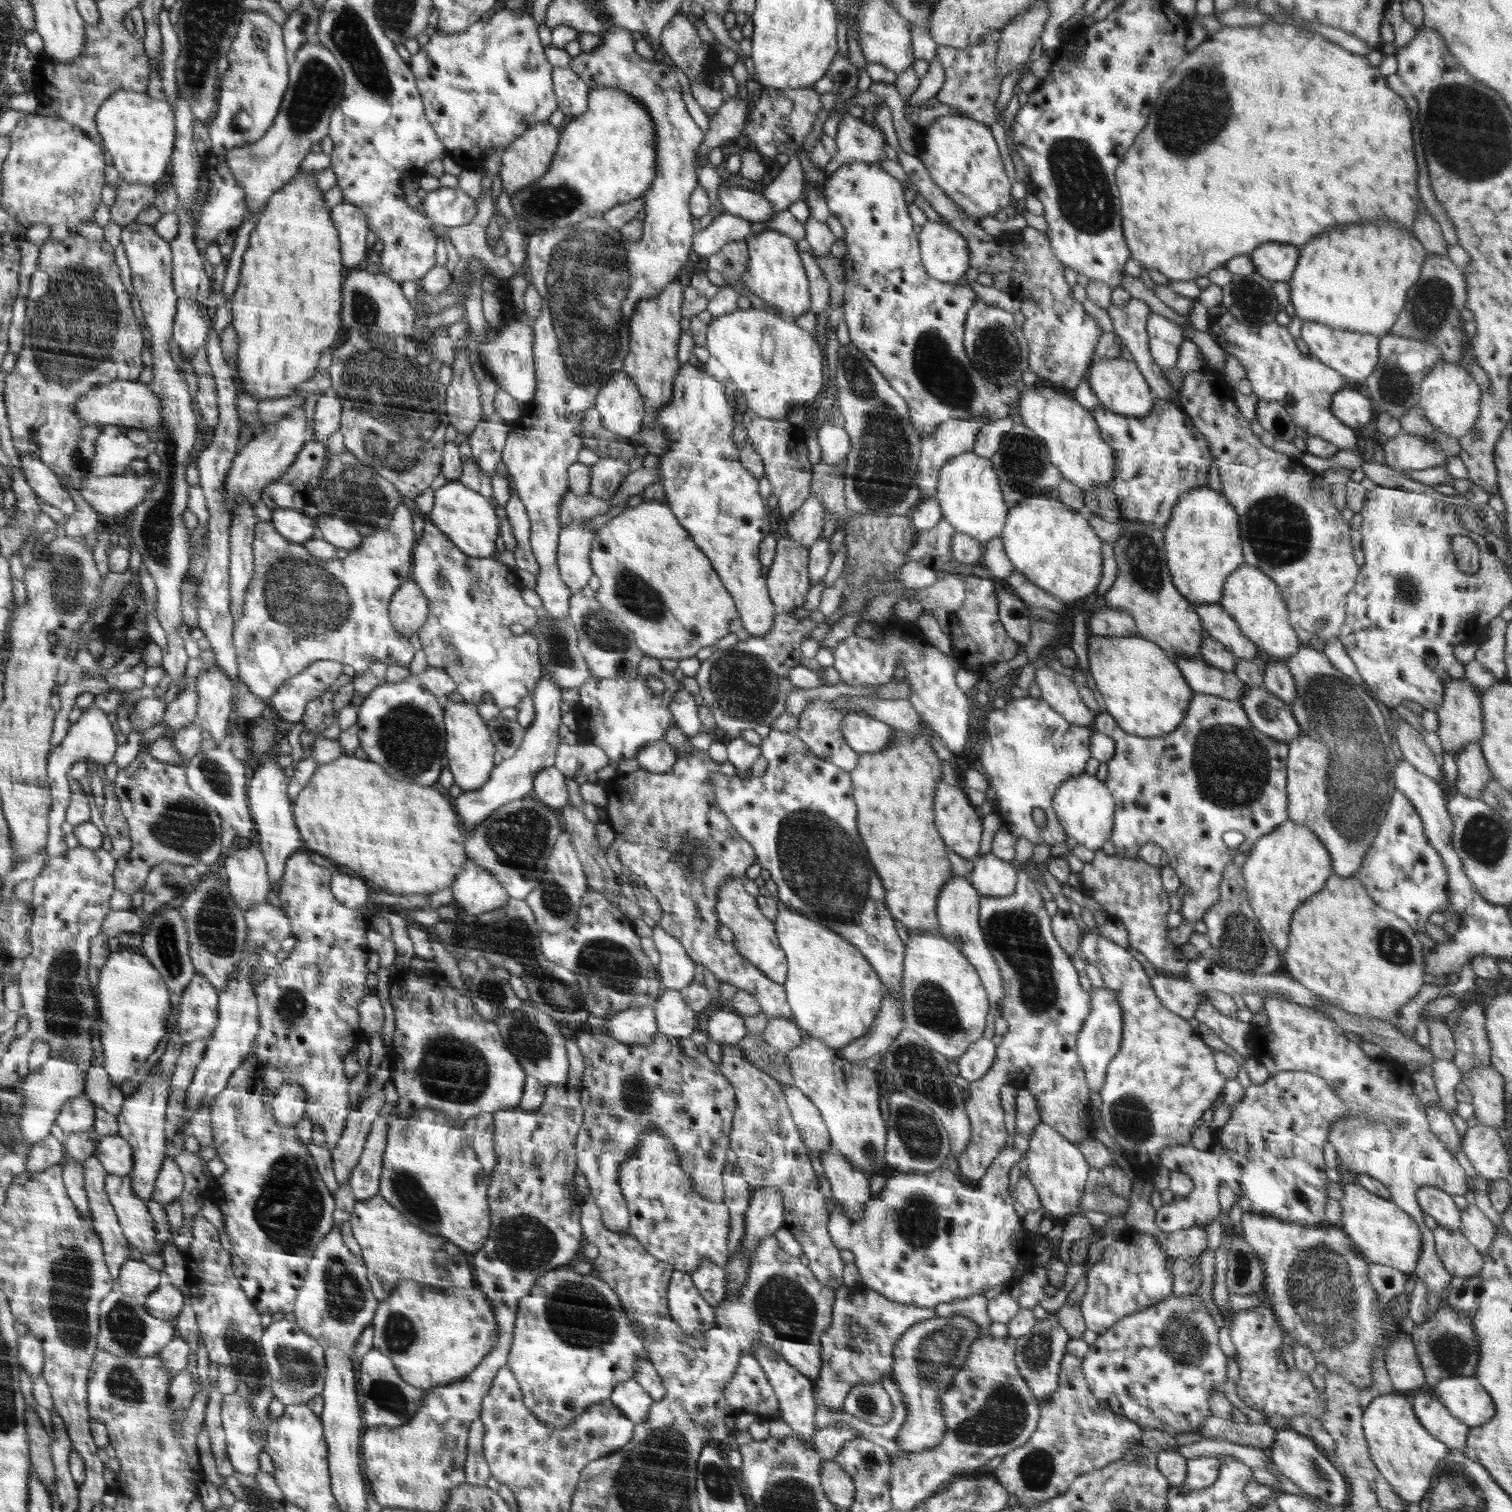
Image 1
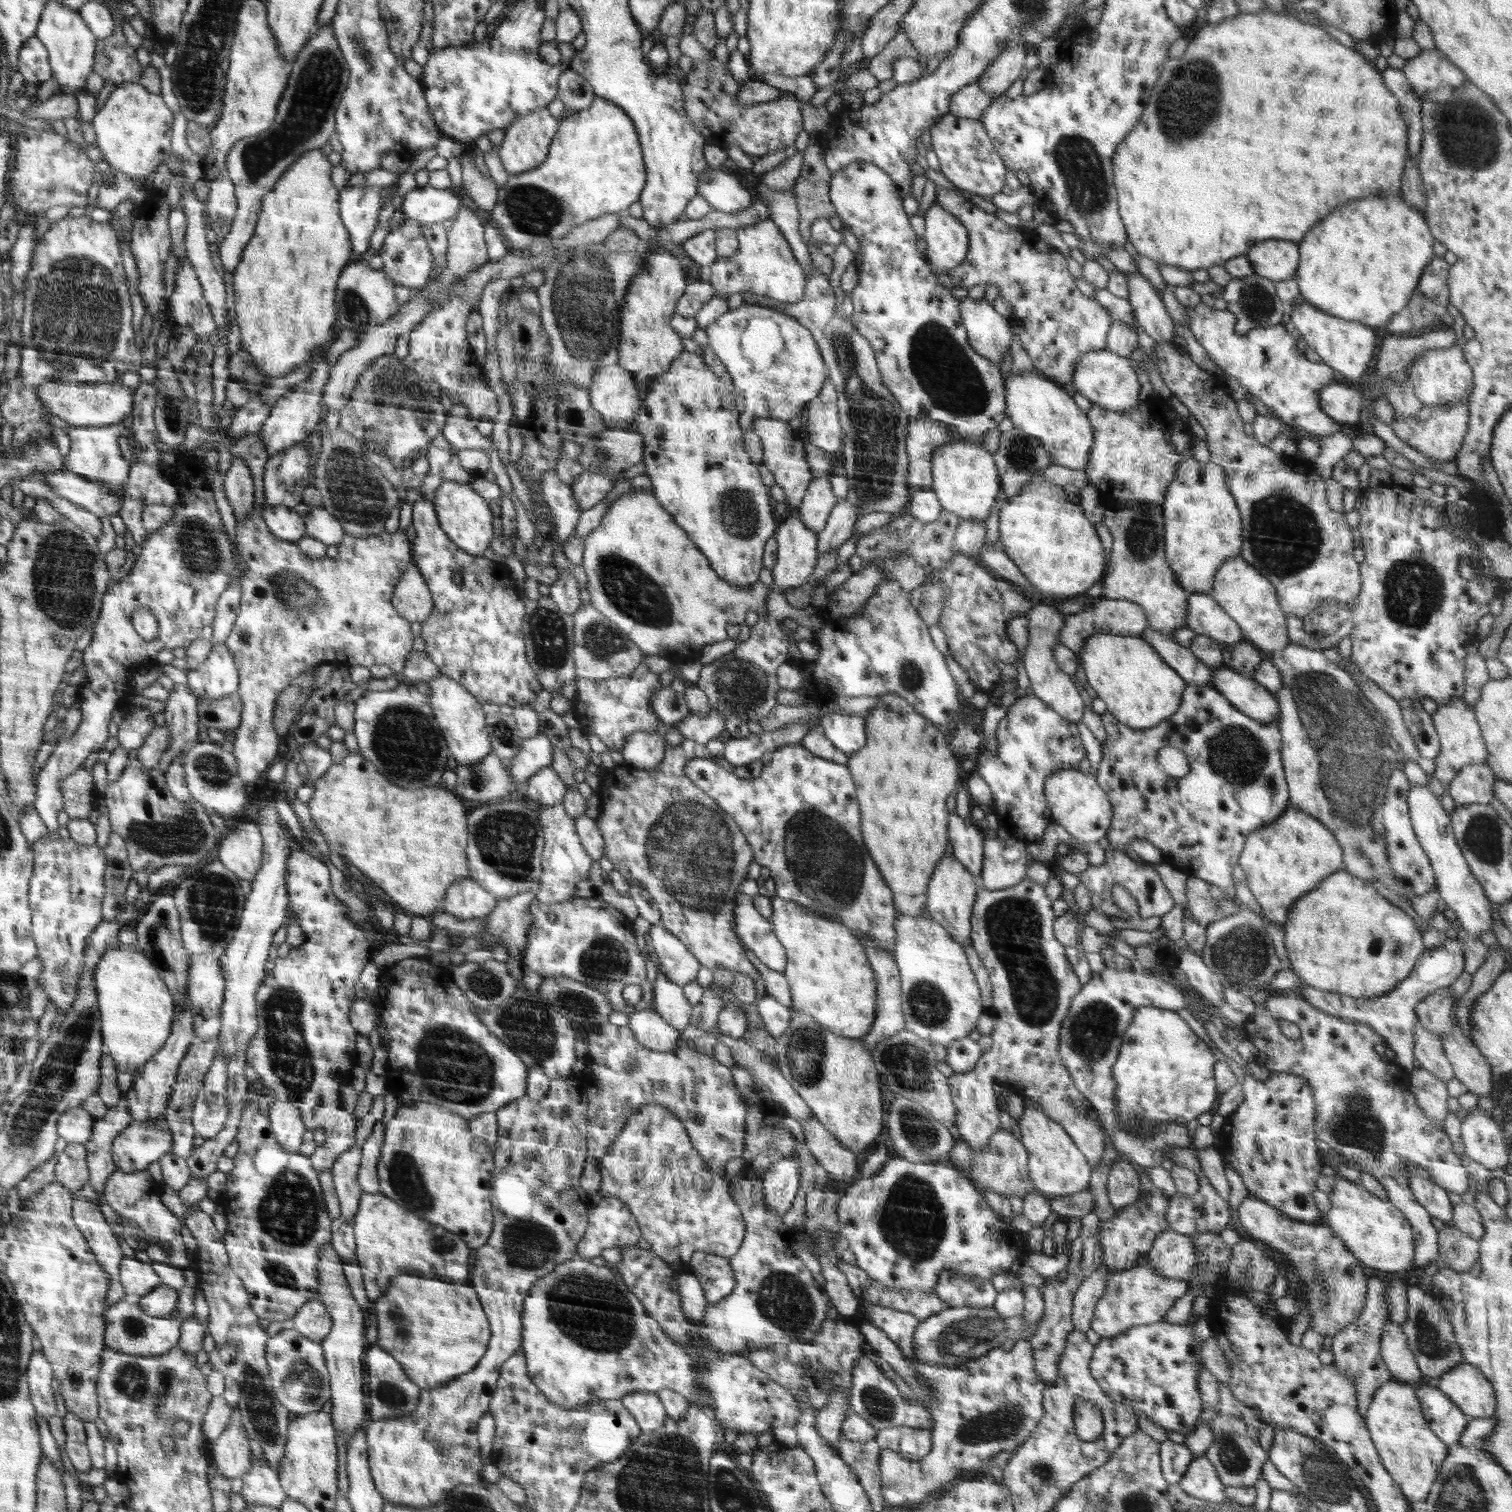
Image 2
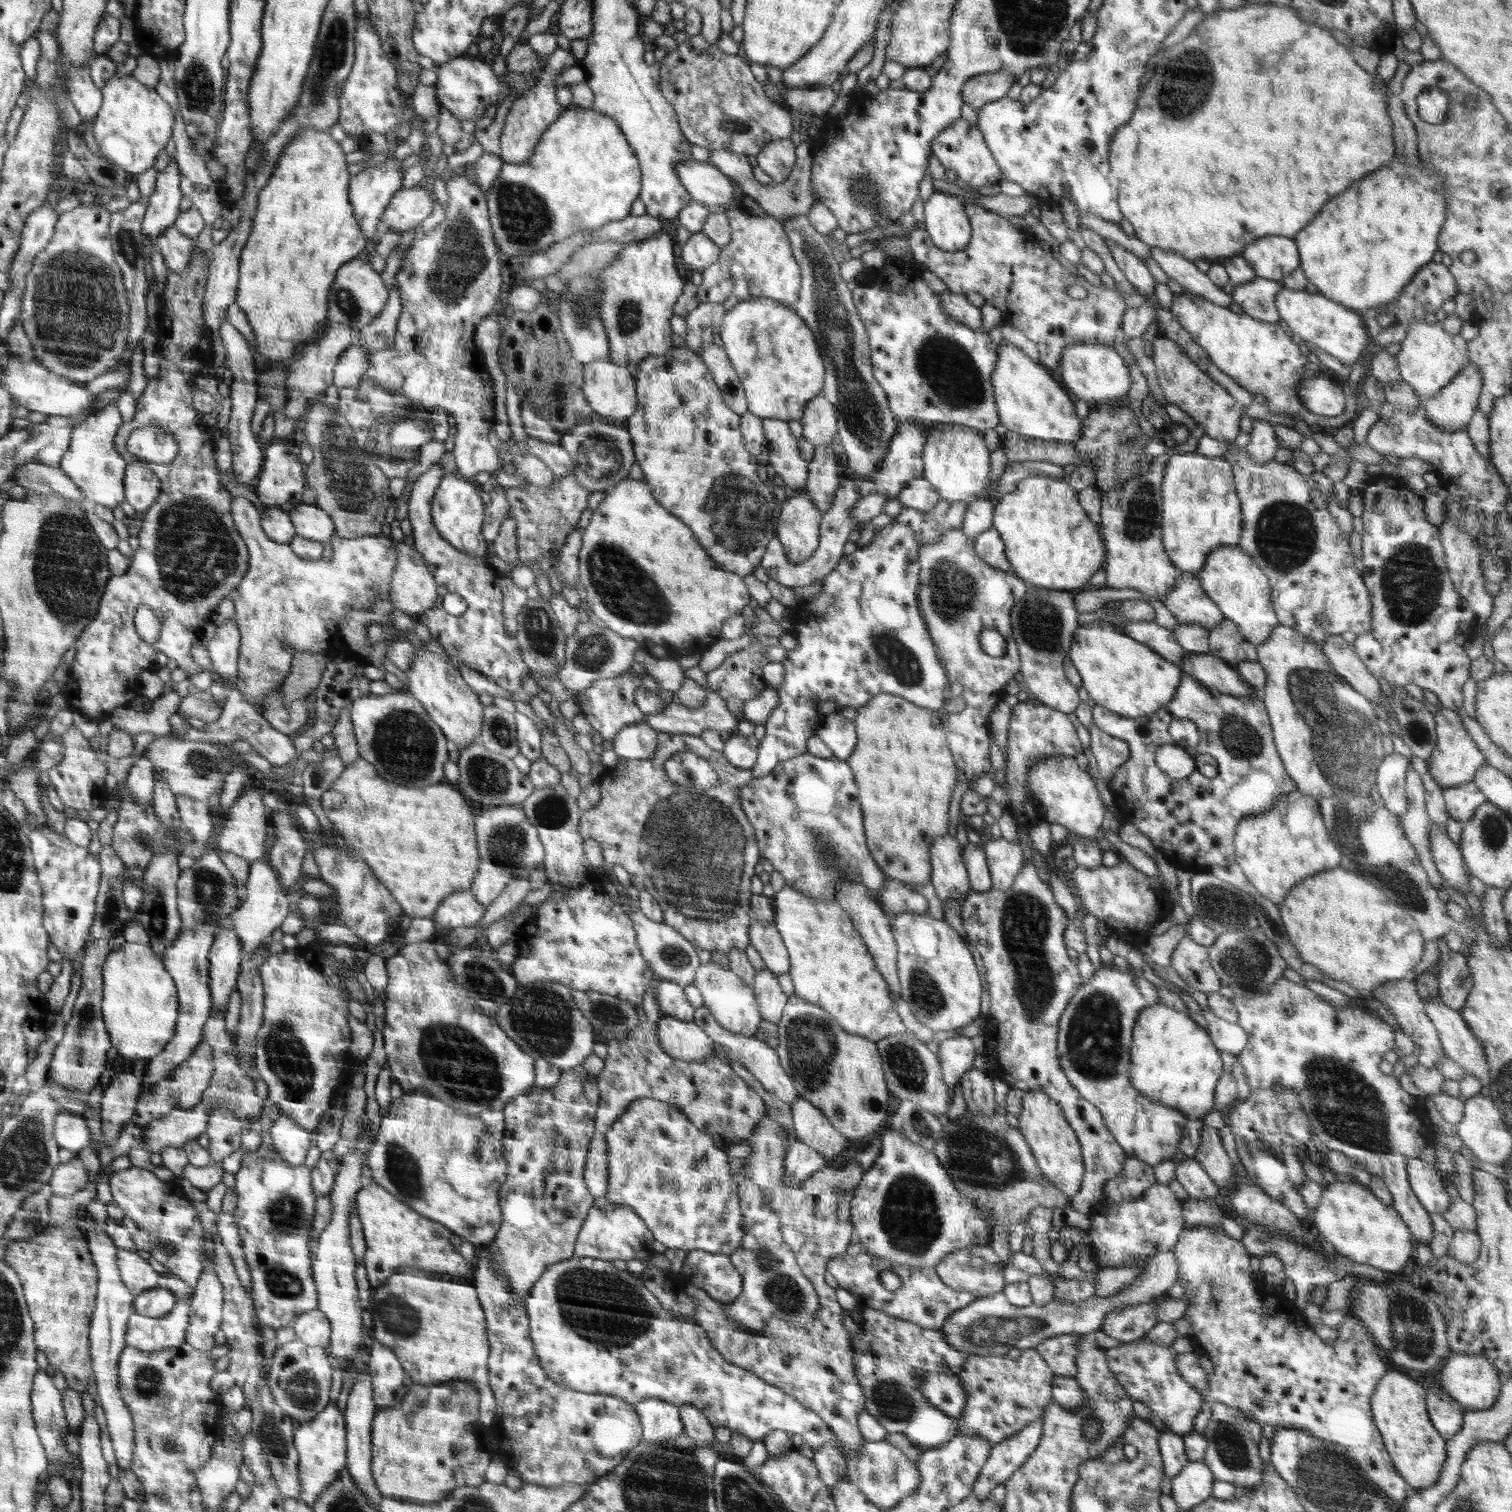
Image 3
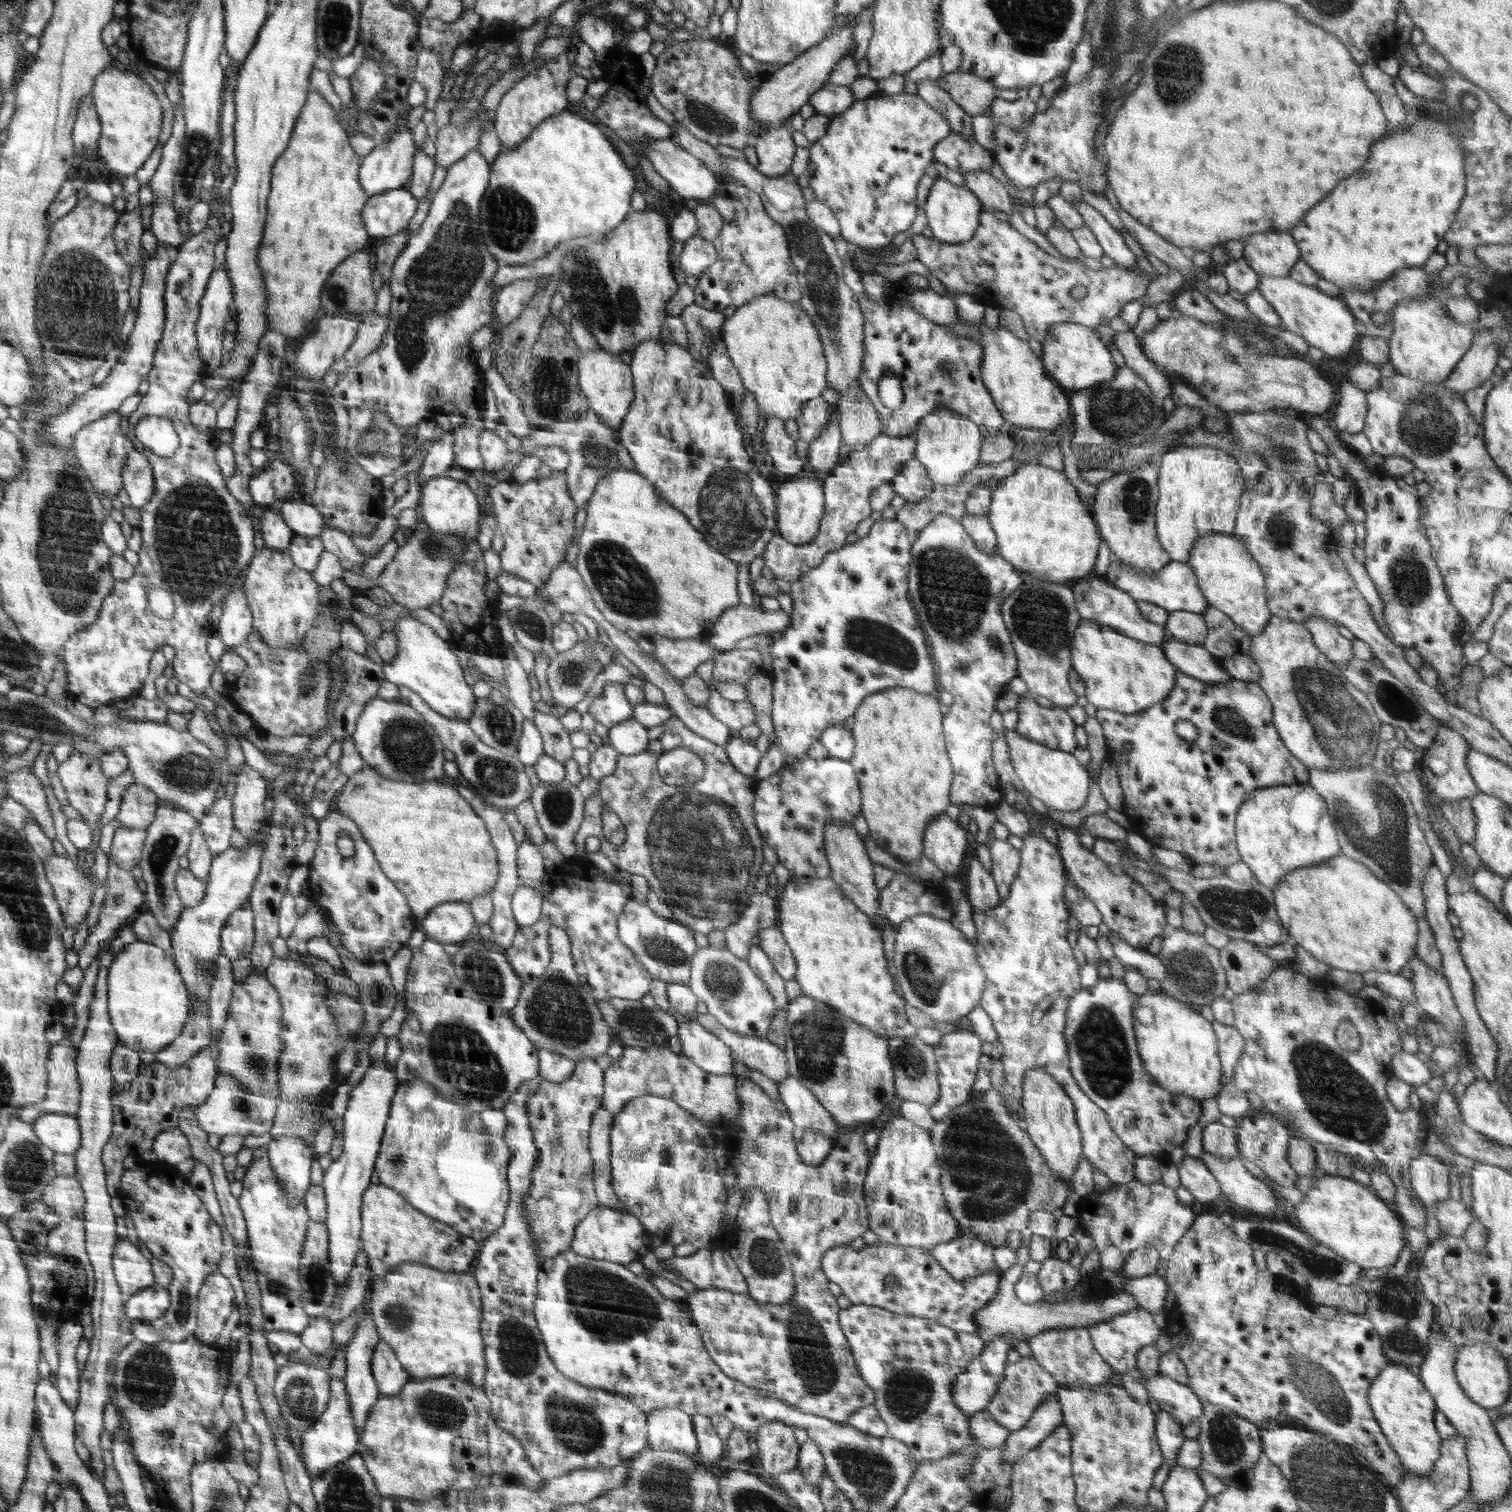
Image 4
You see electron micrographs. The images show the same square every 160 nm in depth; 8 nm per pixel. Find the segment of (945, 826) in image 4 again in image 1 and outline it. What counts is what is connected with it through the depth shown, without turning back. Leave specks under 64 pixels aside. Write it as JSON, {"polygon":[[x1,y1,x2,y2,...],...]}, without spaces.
{"polygon":[[951,873,951,877,945,882,937,898,937,919,940,933,972,963,979,975,983,988,986,989,989,1004,999,1009,1002,1001,1004,1001,1003,980,1000,978,1000,971,998,971,998,966,996,966,995,958,980,928,980,897,981,894,972,888,971,882,967,877]]}

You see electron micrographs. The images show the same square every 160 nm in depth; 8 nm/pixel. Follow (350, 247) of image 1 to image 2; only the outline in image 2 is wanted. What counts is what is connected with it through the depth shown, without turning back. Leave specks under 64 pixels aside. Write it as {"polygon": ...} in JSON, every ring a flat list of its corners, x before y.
{"polygon":[[378,185,346,186,340,196,340,215,351,235,353,252,356,256,364,255,370,246,370,236,378,222,380,204]]}

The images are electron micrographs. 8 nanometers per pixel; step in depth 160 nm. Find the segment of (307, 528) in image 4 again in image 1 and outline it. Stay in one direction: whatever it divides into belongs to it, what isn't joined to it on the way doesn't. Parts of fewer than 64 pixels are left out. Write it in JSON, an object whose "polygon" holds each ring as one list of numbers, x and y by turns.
{"polygon":[[320,515,316,518,316,526,318,535,334,547,350,551,363,543,363,536,355,527,334,515]]}

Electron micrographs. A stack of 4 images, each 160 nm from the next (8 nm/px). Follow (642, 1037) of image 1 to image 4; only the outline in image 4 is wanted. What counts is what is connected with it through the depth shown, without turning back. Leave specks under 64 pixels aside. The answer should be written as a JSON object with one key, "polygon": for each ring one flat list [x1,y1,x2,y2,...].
{"polygon":[[678,1018,677,1025,683,1055,709,1073,733,1073,733,1052,723,1040,695,1020,682,1021,682,1018]]}

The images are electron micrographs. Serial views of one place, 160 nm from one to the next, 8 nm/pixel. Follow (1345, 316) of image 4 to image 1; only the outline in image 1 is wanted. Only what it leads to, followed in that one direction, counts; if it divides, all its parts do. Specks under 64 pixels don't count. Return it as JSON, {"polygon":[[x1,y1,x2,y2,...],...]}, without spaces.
{"polygon":[[1302,321,1301,339,1307,344,1310,354,1320,362,1337,370,1350,382,1364,382,1374,372,1379,357,1379,337,1332,328,1320,322]]}

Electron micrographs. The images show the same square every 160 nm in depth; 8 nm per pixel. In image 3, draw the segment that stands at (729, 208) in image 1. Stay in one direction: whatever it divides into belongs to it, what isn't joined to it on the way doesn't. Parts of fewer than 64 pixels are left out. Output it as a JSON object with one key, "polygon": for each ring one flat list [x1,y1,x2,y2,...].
{"polygon":[[690,158,688,161,683,161,677,165,679,177,683,185,686,187,688,194,691,195,692,200,702,203,703,205,715,205,719,210,727,207,733,201,735,196,735,183,720,172,718,168,710,165,707,162,697,162]]}

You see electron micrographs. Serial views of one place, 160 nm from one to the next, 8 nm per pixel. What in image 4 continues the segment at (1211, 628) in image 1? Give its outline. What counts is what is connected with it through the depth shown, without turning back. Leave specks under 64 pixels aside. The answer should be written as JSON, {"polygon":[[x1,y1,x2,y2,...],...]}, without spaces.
{"polygon":[[1110,555,1110,567,1103,579,1132,595,1132,598,1135,598,1136,601,1157,604,1168,612,1184,610,1204,614,1205,610,1210,606,1198,586,1196,575,1193,574,1192,568,1184,562,1171,561,1160,569,1160,573,1156,573,1156,575,1142,575,1134,567,1122,565,1116,557]]}

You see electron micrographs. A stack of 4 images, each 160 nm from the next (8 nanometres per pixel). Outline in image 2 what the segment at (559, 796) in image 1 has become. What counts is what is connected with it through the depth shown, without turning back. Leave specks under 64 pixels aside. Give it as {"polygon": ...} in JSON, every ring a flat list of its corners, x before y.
{"polygon":[[550,767,540,769,527,780,526,796,536,804,554,806,563,802,567,786]]}

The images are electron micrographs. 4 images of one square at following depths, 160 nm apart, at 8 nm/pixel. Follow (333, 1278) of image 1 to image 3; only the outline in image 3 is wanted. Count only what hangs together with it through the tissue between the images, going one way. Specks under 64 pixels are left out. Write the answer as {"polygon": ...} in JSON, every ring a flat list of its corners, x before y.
{"polygon":[[320,1310,299,1314,293,1329,296,1336,308,1346,325,1348,331,1340,331,1321]]}

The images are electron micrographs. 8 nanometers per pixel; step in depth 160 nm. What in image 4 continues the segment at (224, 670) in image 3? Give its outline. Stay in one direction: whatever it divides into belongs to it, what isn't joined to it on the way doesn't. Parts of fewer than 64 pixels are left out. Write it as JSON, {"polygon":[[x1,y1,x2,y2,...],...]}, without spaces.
{"polygon":[[243,585,228,594,223,603,223,613,218,620,218,635,225,652,243,644,252,633,252,615,246,602]]}

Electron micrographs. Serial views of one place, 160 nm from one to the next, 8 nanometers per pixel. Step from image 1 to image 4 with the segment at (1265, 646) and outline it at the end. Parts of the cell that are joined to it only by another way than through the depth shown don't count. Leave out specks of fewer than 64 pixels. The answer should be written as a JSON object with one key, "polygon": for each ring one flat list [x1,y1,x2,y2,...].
{"polygon":[[1214,533,1196,539,1187,564,1196,575,1208,604,1227,614,1235,625,1251,637,1264,631,1273,615,1267,607,1265,576,1247,546,1234,536]]}

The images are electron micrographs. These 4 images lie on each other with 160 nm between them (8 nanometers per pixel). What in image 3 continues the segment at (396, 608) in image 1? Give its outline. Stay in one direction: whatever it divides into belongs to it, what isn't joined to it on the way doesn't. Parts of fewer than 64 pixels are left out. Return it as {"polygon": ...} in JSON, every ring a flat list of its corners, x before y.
{"polygon":[[400,543,400,566,392,574,392,600,402,612,420,615,436,602,434,574,415,547]]}

